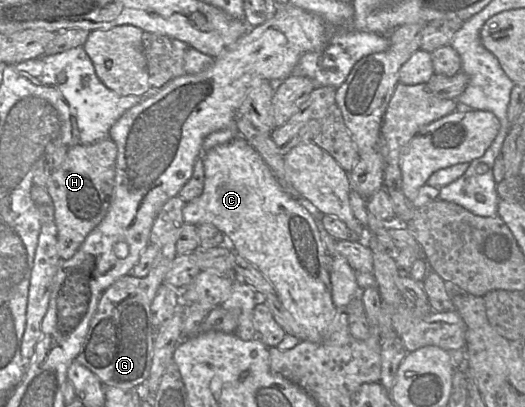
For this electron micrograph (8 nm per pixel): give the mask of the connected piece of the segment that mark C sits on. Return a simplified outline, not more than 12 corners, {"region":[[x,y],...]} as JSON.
{"region":[[238,135],[203,157],[211,224],[323,342],[344,309],[310,208]]}

